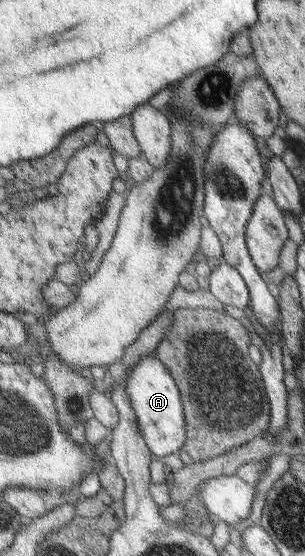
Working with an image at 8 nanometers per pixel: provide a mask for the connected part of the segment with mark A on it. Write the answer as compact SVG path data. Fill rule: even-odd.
M155 353L140 357L128 378L127 392L134 406L141 434L155 458L179 453L187 443L187 419L178 382Z

